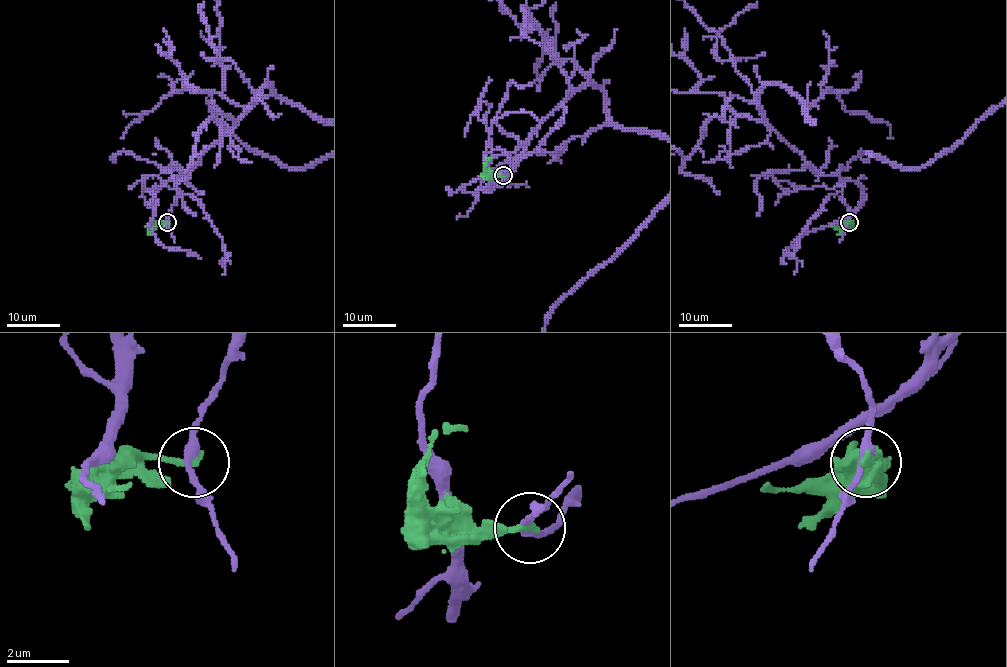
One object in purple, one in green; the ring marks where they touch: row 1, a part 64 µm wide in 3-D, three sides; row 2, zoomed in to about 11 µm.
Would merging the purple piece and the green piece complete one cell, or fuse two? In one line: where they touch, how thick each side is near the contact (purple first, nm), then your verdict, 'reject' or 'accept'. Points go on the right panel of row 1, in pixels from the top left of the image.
place (849, 222); calibres 280 and 200 nm; reject

